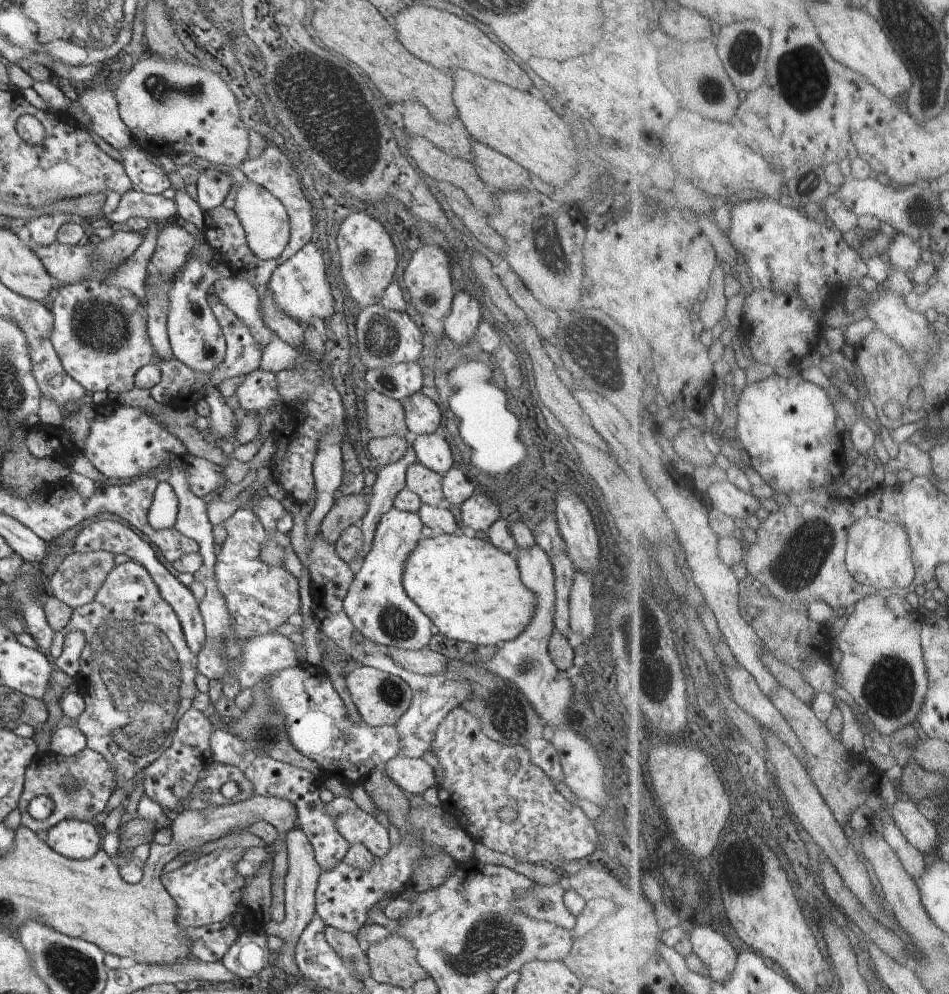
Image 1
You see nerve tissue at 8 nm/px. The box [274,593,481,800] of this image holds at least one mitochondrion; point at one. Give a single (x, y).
(393, 623)

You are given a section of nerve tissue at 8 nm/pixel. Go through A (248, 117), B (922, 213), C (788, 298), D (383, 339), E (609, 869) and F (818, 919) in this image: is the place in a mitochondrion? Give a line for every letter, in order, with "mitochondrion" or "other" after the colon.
A: other
B: mitochondrion
C: other
D: mitochondrion
E: other
F: other

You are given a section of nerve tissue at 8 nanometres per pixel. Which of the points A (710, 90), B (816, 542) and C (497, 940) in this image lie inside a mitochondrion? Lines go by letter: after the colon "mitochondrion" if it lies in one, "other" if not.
A: mitochondrion
B: mitochondrion
C: mitochondrion

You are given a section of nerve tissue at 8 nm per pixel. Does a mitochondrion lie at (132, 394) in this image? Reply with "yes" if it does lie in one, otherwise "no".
no

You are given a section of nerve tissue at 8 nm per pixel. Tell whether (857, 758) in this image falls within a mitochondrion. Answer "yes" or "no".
no

